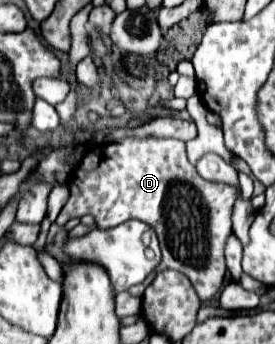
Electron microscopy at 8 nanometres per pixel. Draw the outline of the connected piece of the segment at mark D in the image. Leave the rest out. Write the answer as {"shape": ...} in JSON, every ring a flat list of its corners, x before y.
{"shape":[[124,137,116,143,104,143,100,147,94,147,84,155,76,173,72,173,68,181,68,189,70,189,70,197,56,219,60,227,64,227,68,219,82,217,86,213,94,215,100,229,116,227,126,219,140,219,156,231,160,241,162,261,154,269,154,273,164,269,176,269,184,273,192,281,200,301,210,301,220,291,226,275,224,247,230,237,232,209,238,199,238,191,232,185,202,179,196,167,188,161,184,141,160,139,160,137,146,137,146,139]]}

